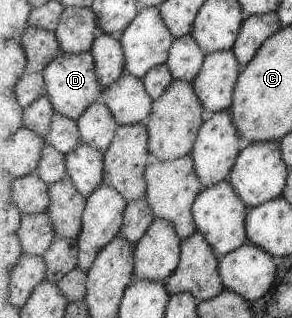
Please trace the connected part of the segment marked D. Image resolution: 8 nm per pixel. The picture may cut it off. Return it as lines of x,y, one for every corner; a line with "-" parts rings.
64,52
46,66
44,73
48,96
59,114
78,120
91,105
100,102
104,87
99,82
95,57
91,52
81,54

